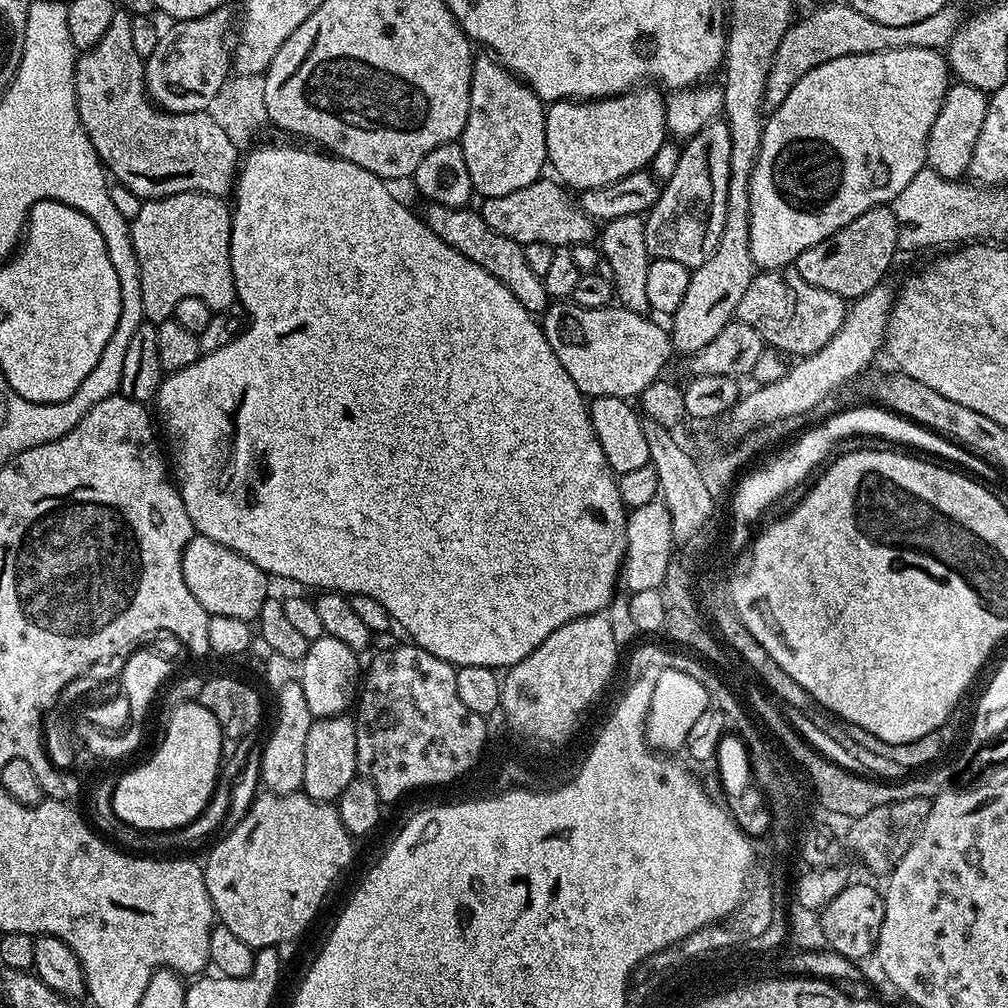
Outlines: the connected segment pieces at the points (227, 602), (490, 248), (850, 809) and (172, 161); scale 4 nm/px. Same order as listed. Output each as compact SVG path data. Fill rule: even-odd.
M199 534L193 535L182 554L182 578L186 578L190 594L202 602L209 616L252 622L259 617L262 606L270 598L268 573L254 566L254 562L242 558L242 554Z
M428 204L425 209L422 212L424 223L430 230L434 230L438 238L442 238L442 242L446 242L446 246L458 250L458 254L470 258L470 262L482 266L482 270L494 274L494 278L498 278L502 286L509 288L514 298L518 298L518 302L522 302L528 312L540 314L547 309L550 303L548 291L544 288L541 276L534 274L534 270L526 266L521 244L490 230L490 226L486 226L486 222L480 217L479 211L472 209L471 212L471 207L447 208L441 204Z
M767 695L764 696L760 696L756 700L756 708L760 711L761 718L780 735L780 740L788 747L789 754L804 767L804 772L808 775L808 778L806 777L807 783L810 785L810 788L810 783L812 783L812 788L816 791L816 796L820 799L821 806L828 812L837 812L840 816L855 818L866 814L867 811L874 810L875 807L886 806L888 803L902 802L903 799L926 799L931 801L939 792L944 791L945 788L955 781L952 780L956 776L955 766L944 764L945 762L937 763L935 766L899 782L874 780L866 776L857 776L855 772L848 772L832 760L826 759L821 752L817 752L816 749L810 747L796 733L795 728L788 723L782 712L780 716L779 710L781 711L781 709Z
M123 10L113 11L112 21L106 30L106 34L102 34L102 38L97 44L87 50L79 53L76 61L76 105L78 106L78 118L82 122L82 126L88 135L88 141L94 146L94 150L100 156L100 162L110 173L111 179L115 183L126 186L126 190L134 190L134 194L138 194L141 201L145 200L161 200L167 196L174 194L182 194L183 192L205 192L211 196L227 197L233 191L238 175L238 156L236 160L237 141L231 140L227 136L225 130L214 122L208 111L206 112L165 112L163 108L156 107L152 103L148 88L144 85L144 61L145 57L138 54L138 50L134 50L134 42L131 37L130 26L132 25L133 15L131 12Z

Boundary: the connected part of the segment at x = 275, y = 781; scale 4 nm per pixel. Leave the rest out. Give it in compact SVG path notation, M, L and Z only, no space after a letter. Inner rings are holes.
M298 682L280 686L275 694L276 708L280 713L260 756L260 780L267 791L277 792L281 796L301 791L304 787L302 770L306 770L306 734L310 734L314 717L306 704L303 687Z

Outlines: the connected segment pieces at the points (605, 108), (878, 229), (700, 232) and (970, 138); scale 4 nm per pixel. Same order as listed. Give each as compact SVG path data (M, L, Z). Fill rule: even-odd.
M640 86L621 96L603 100L558 100L547 105L544 113L546 122L546 150L548 164L557 172L555 175L569 189L601 188L618 182L635 172L643 172L649 167L666 142L666 118L664 117L665 97L652 86Z
M891 207L871 208L866 210L866 214L854 218L854 222L842 226L830 238L818 242L818 246L798 254L794 271L806 278L810 286L818 286L818 290L830 290L830 294L838 294L845 302L851 302L887 277L884 275L892 259L898 256L897 242L898 222Z
M717 118L687 137L680 149L674 178L661 187L658 202L646 213L644 225L649 257L670 258L670 262L682 262L689 270L702 266L702 262L714 254L718 238L722 238L729 182L730 130L727 120Z
M956 82L949 87L926 142L927 167L933 168L943 180L960 180L967 173L974 154L974 142L978 142L978 134L982 131L982 118L986 118L987 105L988 96L974 86Z

